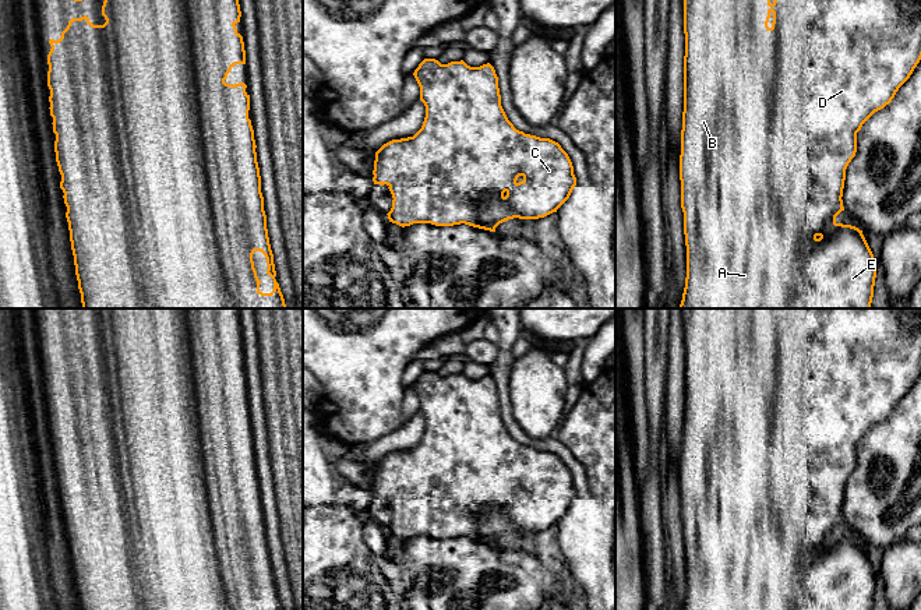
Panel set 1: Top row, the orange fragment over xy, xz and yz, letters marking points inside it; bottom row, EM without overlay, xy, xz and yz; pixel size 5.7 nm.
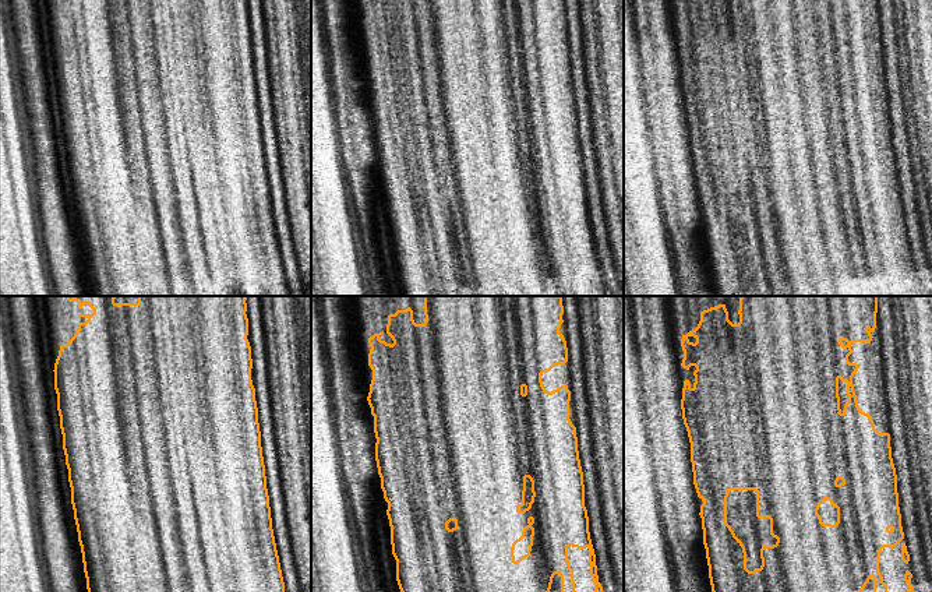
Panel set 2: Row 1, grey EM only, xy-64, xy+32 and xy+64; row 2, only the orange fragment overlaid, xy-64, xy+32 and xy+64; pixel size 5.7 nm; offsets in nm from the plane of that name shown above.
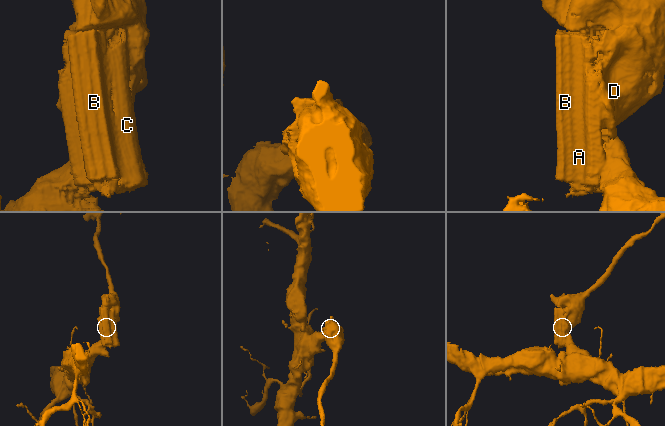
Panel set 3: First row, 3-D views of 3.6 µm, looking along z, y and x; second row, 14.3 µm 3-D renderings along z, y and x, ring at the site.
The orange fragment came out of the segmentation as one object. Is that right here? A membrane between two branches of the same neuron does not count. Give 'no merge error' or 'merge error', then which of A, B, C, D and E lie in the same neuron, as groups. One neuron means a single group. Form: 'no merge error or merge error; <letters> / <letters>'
merge error; A B D / C E

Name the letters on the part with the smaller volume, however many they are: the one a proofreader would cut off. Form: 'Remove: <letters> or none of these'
Remove: A, B, D

